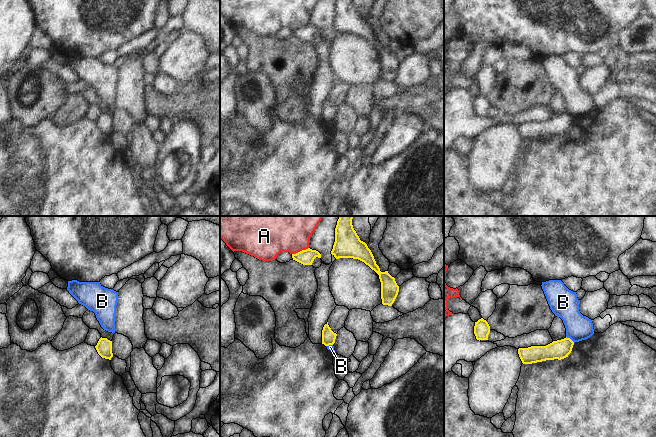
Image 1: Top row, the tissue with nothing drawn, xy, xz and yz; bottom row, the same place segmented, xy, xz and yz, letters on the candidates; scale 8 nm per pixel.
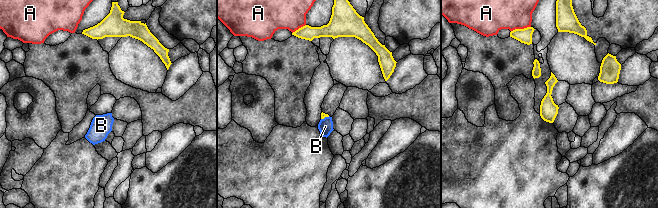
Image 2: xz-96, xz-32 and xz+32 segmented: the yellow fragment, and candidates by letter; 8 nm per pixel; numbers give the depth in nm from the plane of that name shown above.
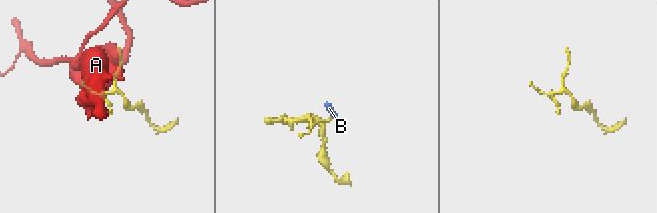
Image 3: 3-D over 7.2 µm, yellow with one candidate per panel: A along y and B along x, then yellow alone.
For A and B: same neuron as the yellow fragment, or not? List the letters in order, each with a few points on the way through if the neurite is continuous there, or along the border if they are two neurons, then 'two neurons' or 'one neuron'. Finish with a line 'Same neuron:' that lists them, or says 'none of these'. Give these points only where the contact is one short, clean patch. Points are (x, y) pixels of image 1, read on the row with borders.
A: two neurons
B: along yz (566, 336), (574, 342) | two neurons
Same neuron: none of these

